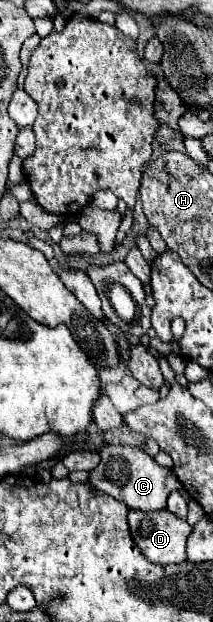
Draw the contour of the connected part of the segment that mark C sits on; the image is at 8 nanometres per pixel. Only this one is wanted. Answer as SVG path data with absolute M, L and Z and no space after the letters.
M104 445L100 449L100 465L90 471L90 483L102 491L112 495L114 499L126 503L130 509L140 511L156 511L166 509L166 499L172 491L180 491L182 483L172 473L172 469L158 465L144 449L124 447L124 445Z

